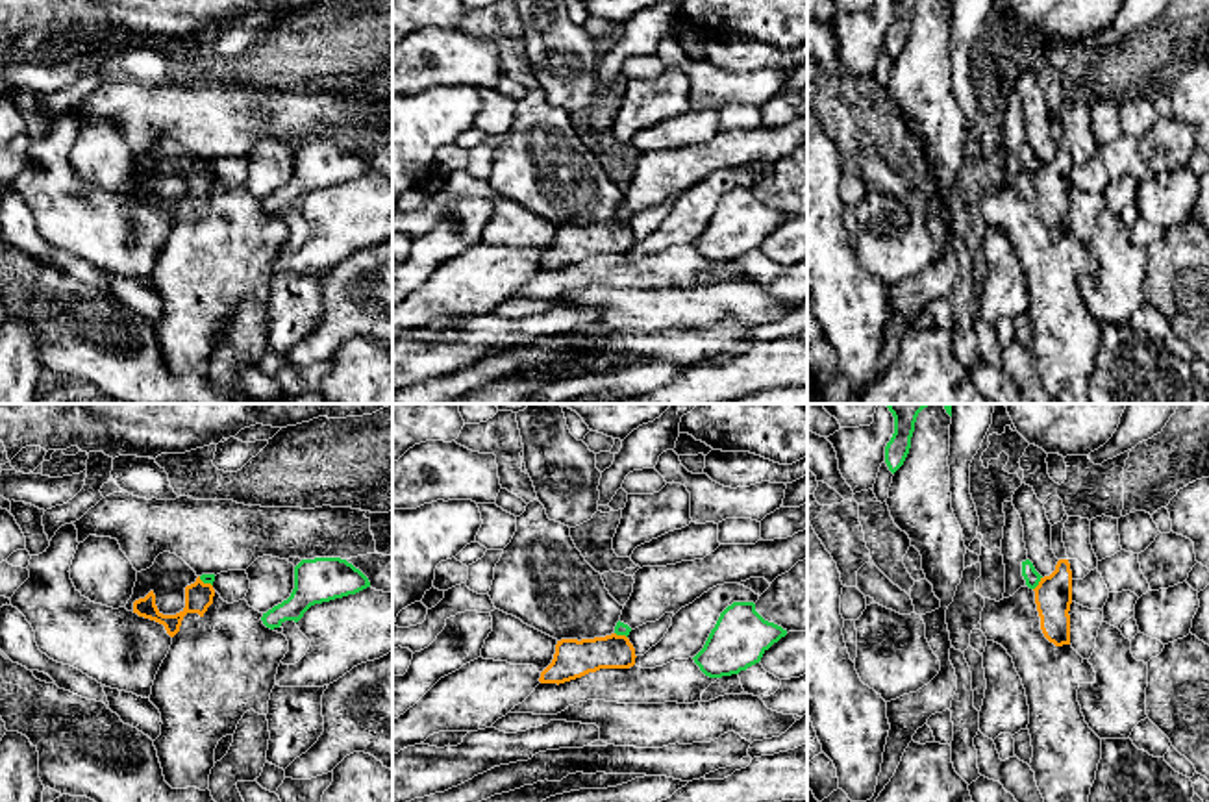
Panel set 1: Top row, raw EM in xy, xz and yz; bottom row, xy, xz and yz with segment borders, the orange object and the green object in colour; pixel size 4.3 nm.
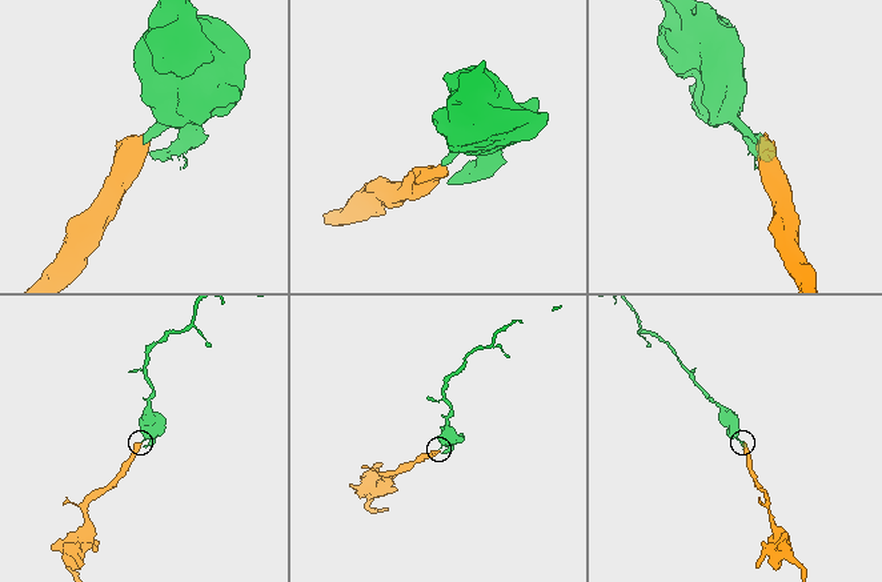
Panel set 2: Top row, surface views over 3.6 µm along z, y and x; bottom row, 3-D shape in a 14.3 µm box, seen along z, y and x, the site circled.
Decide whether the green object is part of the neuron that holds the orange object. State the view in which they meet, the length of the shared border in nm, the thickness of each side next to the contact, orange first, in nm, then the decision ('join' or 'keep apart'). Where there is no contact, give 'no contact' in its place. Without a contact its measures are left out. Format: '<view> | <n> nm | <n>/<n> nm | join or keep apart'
yz | 70 nm | 160/70 nm | keep apart

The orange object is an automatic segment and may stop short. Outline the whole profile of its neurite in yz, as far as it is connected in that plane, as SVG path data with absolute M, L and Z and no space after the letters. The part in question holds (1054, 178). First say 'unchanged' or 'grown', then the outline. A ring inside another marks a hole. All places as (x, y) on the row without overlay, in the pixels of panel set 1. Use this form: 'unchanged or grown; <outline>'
grown; M1068 106L1052 111L1052 135L1059 144L1050 161L1041 163L1035 176L1035 189L1041 202L1044 222L1055 232L1070 230L1070 189L1072 189L1072 156L1063 128L1063 113Z

